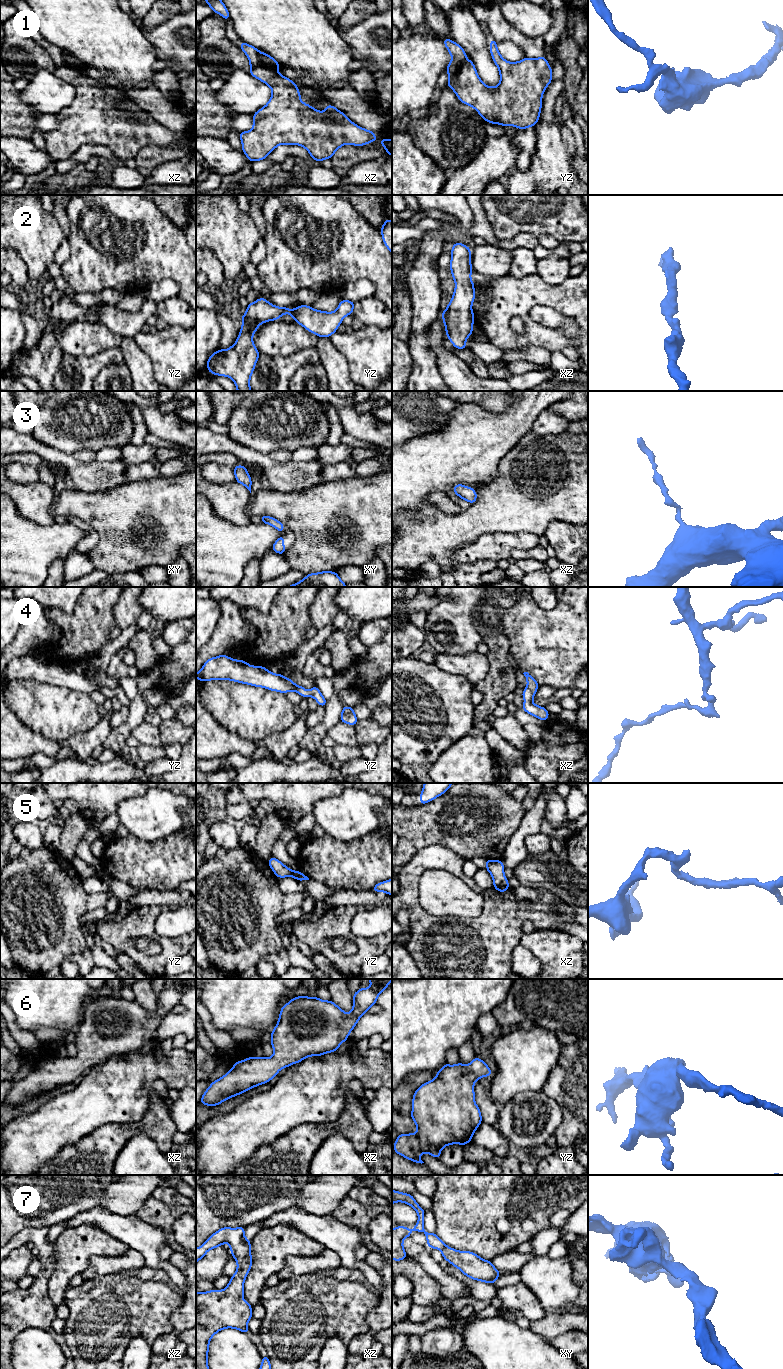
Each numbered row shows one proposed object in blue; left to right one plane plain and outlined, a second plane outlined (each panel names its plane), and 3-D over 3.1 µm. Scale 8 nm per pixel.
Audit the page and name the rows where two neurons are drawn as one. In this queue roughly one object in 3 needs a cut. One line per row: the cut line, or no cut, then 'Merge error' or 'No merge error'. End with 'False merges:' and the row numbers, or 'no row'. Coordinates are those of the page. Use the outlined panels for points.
1: Split along xz (257, 52), (264, 64), (276, 69). Merge error
2: No split. No merge error
3: No split. No merge error
4: No split. No merge error
5: No split. No merge error
6: No split. No merge error
7: No split. No merge error
False merges: 1

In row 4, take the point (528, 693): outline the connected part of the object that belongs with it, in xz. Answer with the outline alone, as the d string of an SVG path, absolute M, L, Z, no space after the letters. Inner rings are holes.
M524 672L523 674L527 680L527 687L522 692L522 697L525 700L522 709L528 714L547 722L547 718L550 713L546 710L545 707L537 706L532 702L539 685L528 672Z

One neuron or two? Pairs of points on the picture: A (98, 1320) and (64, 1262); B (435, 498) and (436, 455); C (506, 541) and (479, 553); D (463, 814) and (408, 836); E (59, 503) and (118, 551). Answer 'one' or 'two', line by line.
A: two
B: two
C: one
D: one
E: one

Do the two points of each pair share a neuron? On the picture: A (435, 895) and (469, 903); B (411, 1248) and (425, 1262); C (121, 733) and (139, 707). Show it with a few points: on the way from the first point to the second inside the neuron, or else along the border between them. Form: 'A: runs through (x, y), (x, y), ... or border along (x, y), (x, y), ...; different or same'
A: runs through (443, 895), (451, 896), (461, 901); same
B: runs through (414, 1251), (422, 1259); same
C: runs through (127, 727), (135, 718), (136, 713); same

